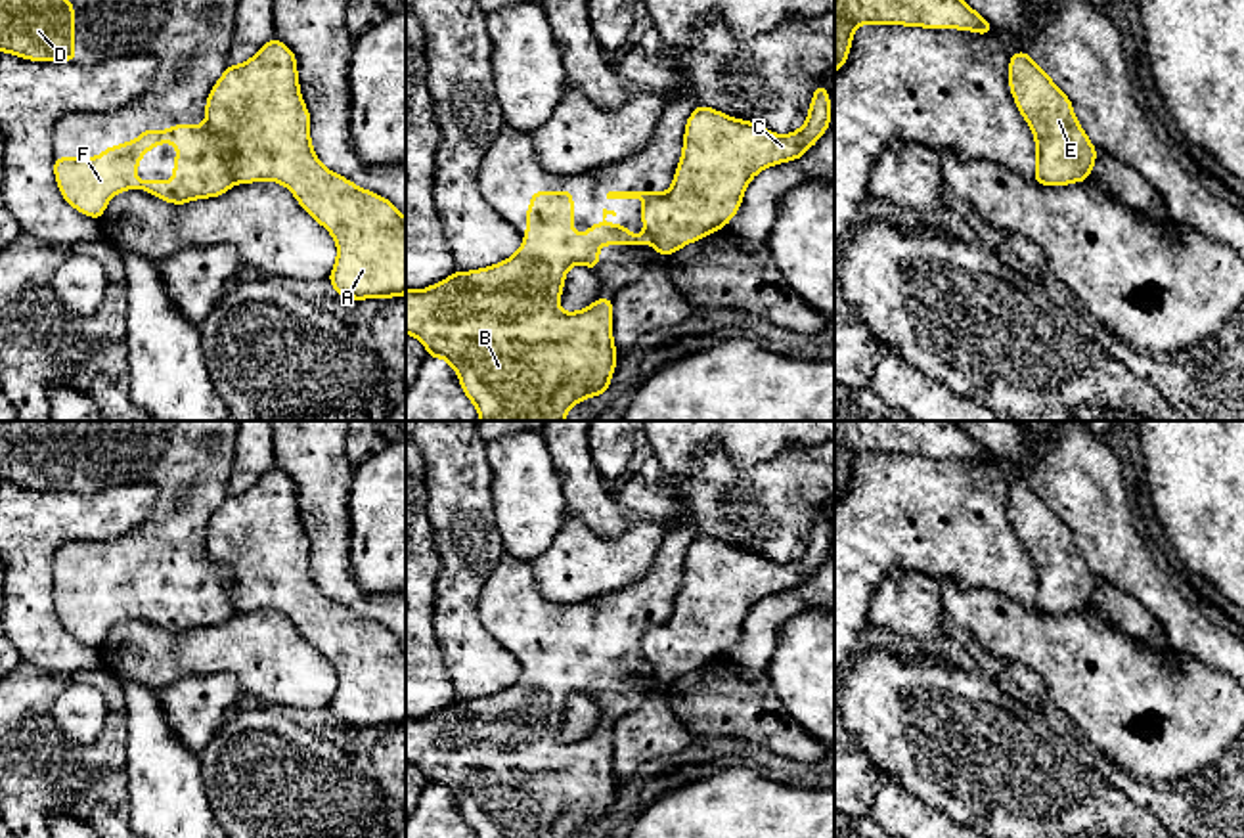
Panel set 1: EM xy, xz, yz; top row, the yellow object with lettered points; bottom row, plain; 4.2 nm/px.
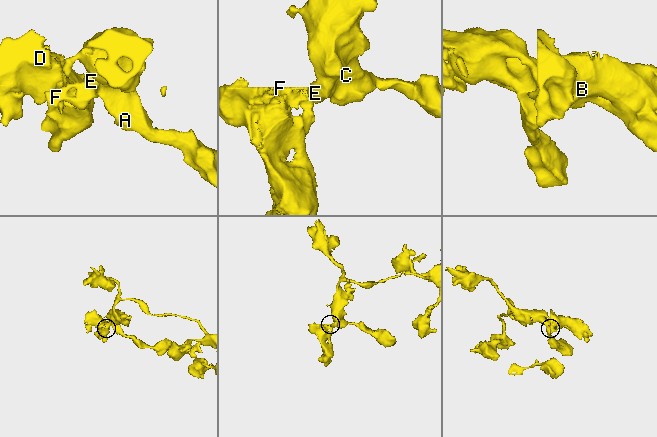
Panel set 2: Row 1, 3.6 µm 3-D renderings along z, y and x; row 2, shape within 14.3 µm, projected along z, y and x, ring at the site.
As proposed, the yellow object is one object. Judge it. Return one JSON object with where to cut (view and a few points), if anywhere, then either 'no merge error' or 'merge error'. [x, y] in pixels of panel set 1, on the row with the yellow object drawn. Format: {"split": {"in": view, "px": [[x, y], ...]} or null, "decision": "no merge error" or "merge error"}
{"split": {"in": "xy", "px": [[205, 127], [228, 142], [230, 173], [236, 182]]}, "decision": "merge error"}

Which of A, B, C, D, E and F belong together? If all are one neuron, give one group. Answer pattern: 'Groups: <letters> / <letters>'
Groups: A C E / B D F

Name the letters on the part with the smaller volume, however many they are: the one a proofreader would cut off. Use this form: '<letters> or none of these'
B, D, F

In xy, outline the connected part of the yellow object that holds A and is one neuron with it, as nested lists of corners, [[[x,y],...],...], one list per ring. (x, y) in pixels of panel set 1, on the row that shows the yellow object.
[[[268,40],[243,65],[228,65],[205,105],[211,134],[230,142],[235,184],[283,184],[337,241],[329,281],[337,295],[406,295],[406,218],[385,197],[327,170],[310,143],[295,54]]]

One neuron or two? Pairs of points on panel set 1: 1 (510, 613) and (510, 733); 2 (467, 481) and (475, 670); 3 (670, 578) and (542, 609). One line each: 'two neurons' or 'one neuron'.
1: one neuron
2: one neuron
3: one neuron

